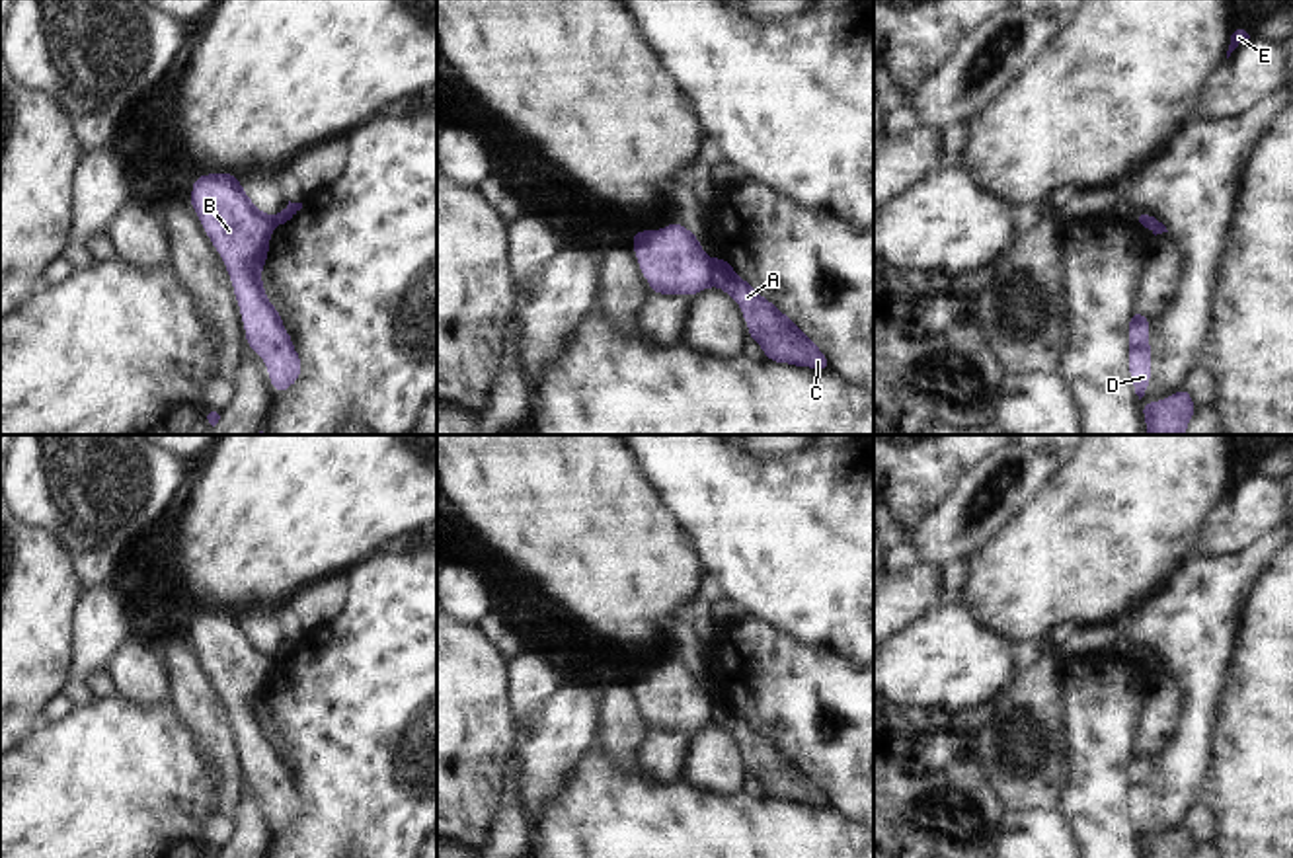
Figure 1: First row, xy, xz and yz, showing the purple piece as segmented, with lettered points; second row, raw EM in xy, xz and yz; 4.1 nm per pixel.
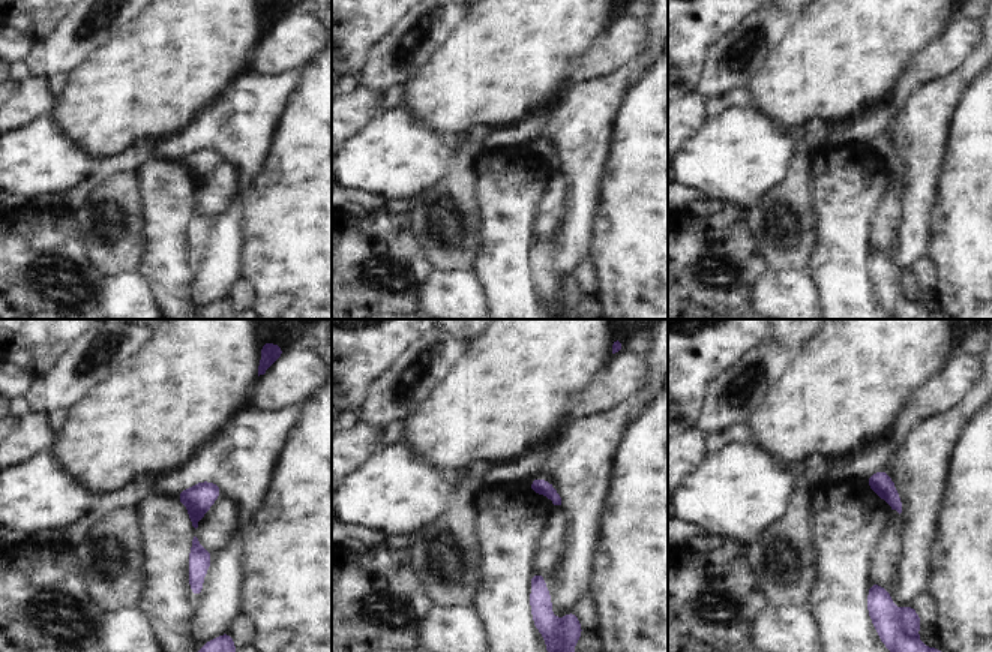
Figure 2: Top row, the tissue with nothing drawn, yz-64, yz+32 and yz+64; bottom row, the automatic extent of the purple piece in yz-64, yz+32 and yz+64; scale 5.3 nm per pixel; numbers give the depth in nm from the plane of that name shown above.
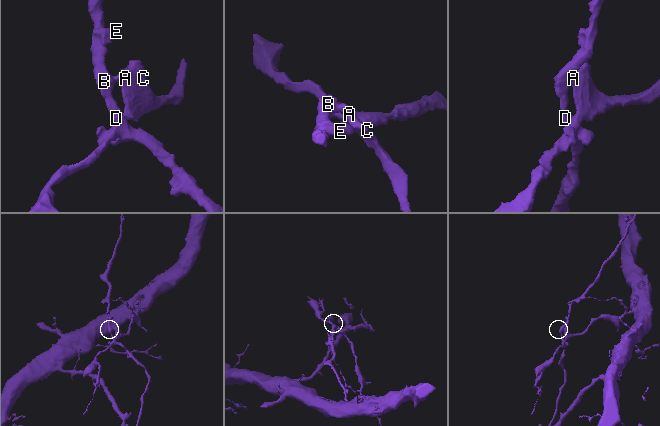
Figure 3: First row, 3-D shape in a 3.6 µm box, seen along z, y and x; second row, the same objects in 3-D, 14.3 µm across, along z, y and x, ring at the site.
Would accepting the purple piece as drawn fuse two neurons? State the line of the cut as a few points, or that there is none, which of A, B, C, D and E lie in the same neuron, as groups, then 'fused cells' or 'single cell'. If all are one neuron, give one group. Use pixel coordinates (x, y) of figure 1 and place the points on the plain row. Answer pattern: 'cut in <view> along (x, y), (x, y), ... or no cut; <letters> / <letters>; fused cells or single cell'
cut in xz along (712, 697), (714, 720); A C / B D E; fused cells

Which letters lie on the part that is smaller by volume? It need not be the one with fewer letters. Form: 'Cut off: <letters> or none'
Cut off: B, D, E.

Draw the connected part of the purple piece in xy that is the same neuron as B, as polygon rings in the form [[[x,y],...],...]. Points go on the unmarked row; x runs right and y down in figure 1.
[[[236,610],[193,614],[189,640],[226,702],[246,780],[265,798],[275,831],[283,831],[300,815],[302,798],[261,720],[277,657],[254,642]]]

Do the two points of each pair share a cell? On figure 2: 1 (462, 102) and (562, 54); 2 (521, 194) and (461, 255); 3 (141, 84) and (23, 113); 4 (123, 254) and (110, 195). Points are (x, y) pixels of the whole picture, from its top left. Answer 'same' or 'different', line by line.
1: same
2: different
3: different
4: same

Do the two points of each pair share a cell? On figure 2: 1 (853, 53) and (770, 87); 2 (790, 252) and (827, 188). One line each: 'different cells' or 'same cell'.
1: same cell
2: different cells

